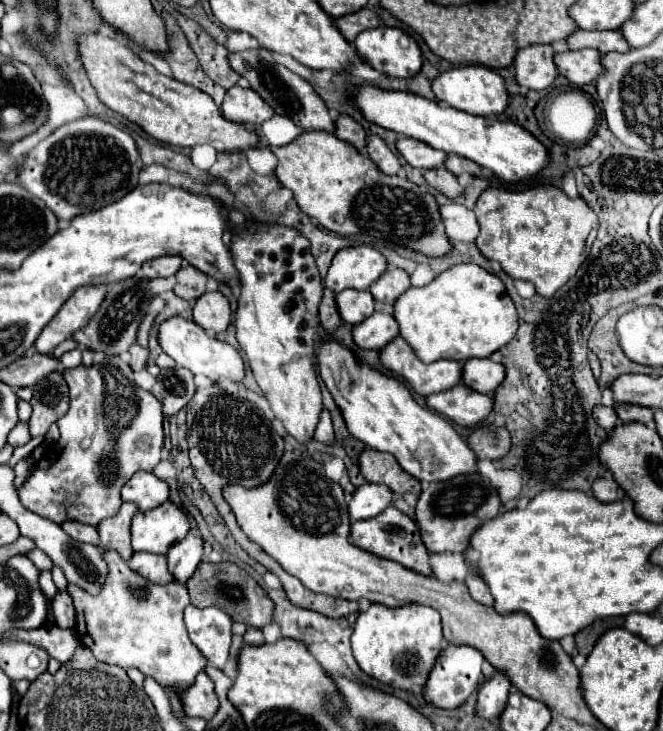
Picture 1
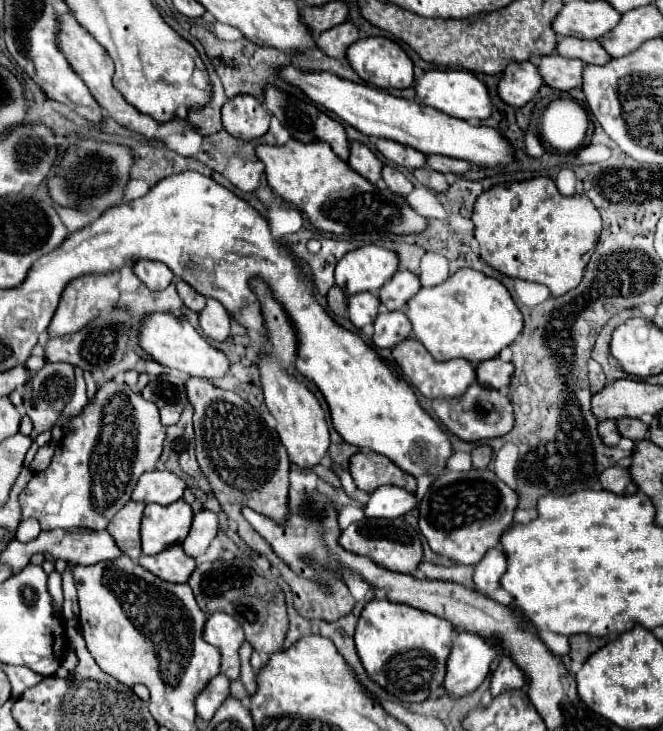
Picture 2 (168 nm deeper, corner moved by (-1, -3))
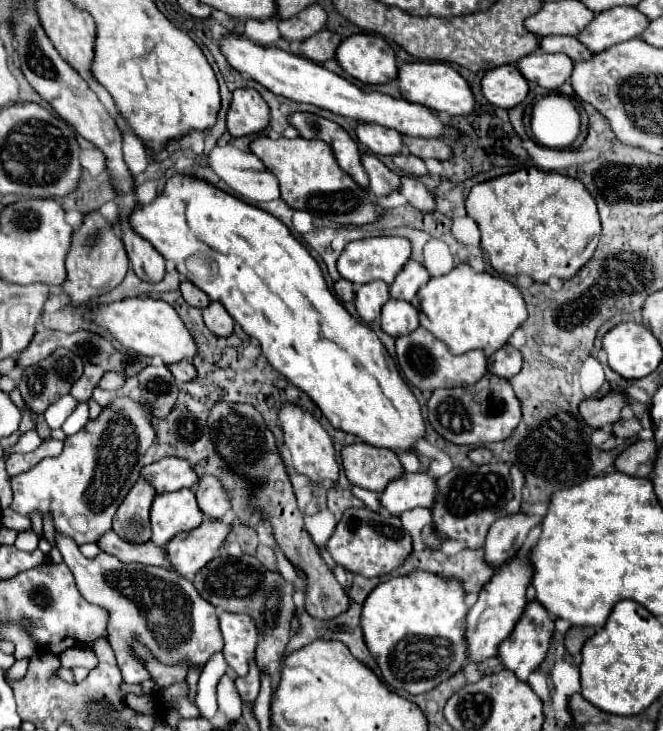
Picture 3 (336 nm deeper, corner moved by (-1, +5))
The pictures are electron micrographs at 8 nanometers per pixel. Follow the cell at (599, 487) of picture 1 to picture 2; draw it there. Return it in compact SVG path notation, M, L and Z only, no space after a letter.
M607 468L601 476L601 486L607 492L619 494L619 496L629 496L637 492L637 486L631 482L627 468Z

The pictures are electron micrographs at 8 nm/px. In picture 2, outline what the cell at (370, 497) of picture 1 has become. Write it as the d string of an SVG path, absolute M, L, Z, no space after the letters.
M379 486L371 492L369 502L365 504L365 516L369 518L399 518L405 516L411 508L417 506L415 494L409 494L397 486Z

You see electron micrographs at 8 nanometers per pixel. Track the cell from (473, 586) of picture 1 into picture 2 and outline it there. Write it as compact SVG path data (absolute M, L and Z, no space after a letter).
M491 548L483 560L475 566L475 572L473 572L473 582L475 582L475 588L477 592L481 594L491 594L499 588L499 580L503 576L507 568L507 562L505 562L505 556L499 548Z

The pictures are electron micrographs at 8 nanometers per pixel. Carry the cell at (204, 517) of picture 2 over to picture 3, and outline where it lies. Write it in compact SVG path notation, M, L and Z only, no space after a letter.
M211 474L201 476L199 488L197 488L197 502L199 502L199 508L203 510L203 514L209 516L211 520L223 518L225 512L231 508L225 486L219 482L219 478L215 478Z

